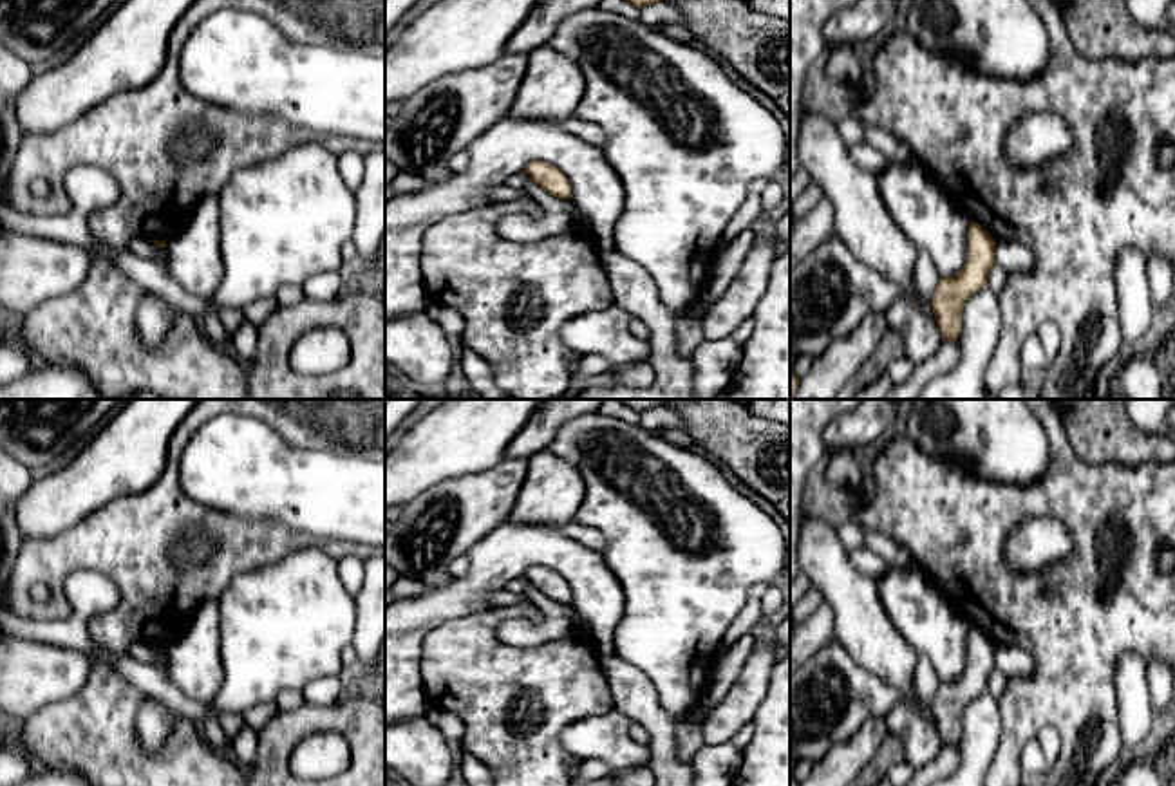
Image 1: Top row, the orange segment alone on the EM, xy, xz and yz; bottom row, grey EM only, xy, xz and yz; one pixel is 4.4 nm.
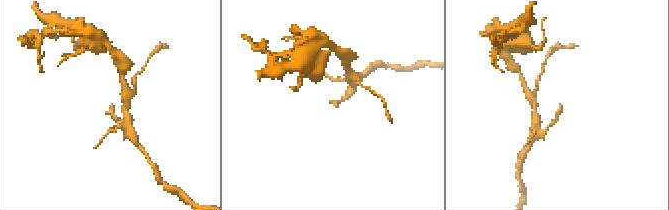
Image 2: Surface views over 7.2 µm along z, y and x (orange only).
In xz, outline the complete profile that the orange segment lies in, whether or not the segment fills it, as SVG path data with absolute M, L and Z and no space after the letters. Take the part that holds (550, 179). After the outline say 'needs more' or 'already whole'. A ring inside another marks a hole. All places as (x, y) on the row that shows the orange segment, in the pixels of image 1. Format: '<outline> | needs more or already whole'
M533 161L524 168L524 173L550 195L557 199L571 199L571 182L553 164Z | already whole

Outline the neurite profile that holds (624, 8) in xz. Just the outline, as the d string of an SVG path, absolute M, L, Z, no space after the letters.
M600 0L598 9L640 20L640 9L627 0Z

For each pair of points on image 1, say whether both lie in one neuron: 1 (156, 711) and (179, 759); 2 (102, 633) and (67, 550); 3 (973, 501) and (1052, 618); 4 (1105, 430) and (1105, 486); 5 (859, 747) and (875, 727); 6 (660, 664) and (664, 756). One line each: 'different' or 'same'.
1: different
2: same
3: same
4: different
5: same
6: different

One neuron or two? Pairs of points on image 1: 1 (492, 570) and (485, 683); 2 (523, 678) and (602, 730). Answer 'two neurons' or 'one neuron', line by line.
1: two neurons
2: two neurons

